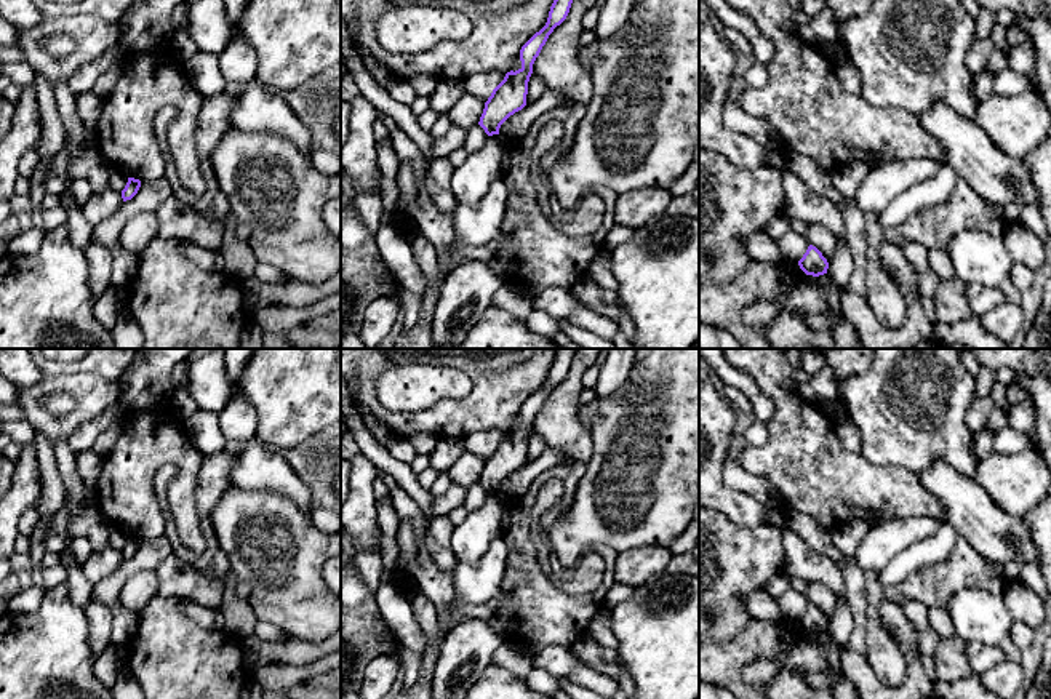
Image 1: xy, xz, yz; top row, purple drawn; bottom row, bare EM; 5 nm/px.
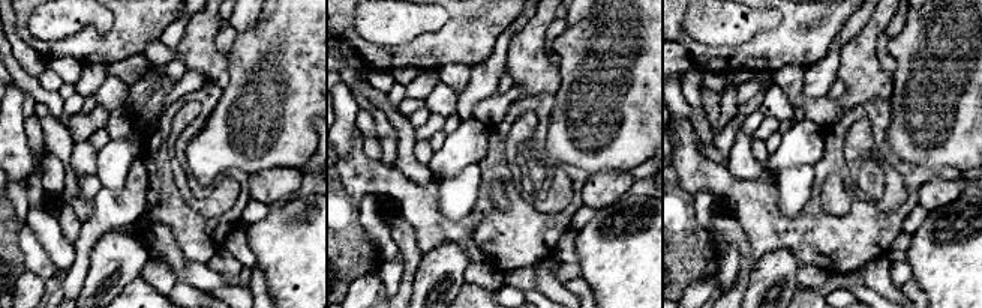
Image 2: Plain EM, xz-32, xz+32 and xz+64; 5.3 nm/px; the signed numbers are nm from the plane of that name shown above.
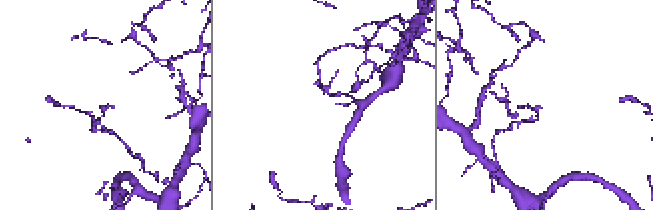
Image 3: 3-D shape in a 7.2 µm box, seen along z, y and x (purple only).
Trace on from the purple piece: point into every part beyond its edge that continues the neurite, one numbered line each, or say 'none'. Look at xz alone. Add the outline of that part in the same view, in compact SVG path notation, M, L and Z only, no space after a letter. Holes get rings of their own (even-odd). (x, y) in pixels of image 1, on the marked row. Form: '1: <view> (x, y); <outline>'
none

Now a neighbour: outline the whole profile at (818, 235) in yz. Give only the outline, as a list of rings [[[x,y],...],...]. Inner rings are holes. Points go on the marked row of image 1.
[[[809,224],[805,237],[809,245],[816,246],[822,253],[829,264],[833,261],[837,240],[829,229],[819,224]]]

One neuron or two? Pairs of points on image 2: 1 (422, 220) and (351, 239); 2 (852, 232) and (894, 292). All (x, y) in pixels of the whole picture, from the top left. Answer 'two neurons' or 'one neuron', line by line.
1: two neurons
2: two neurons

